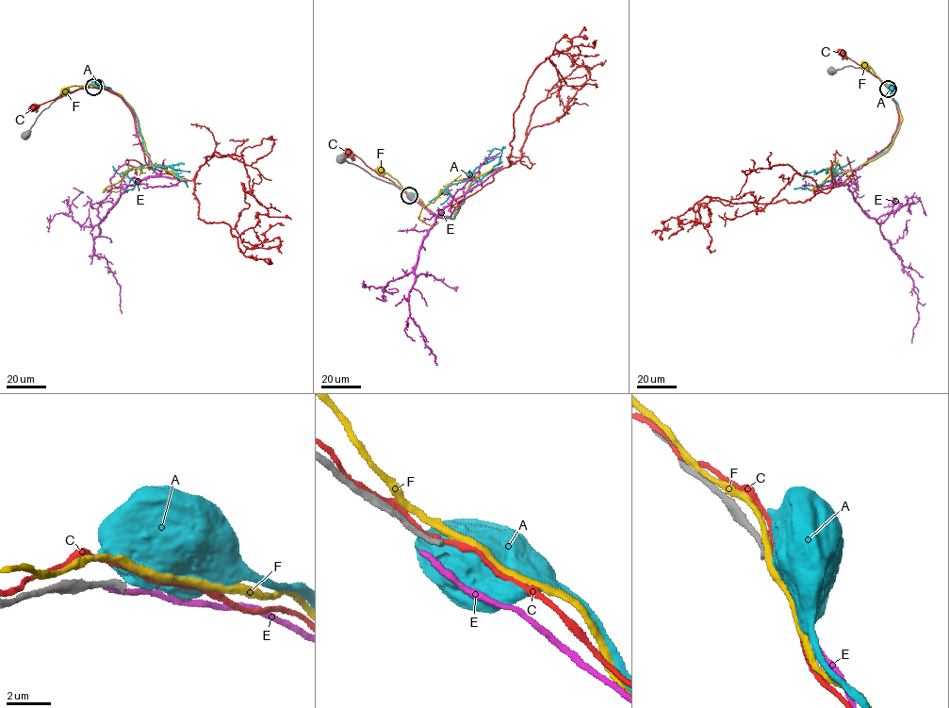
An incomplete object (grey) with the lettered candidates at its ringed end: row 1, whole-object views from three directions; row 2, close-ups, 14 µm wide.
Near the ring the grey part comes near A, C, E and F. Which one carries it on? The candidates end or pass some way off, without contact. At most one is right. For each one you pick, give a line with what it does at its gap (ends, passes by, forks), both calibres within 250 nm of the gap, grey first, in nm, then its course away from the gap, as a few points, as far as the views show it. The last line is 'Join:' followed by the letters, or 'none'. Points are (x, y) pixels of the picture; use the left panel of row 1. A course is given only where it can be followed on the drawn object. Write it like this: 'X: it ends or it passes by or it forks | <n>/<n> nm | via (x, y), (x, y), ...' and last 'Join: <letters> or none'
Join: none

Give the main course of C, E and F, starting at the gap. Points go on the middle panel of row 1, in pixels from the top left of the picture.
C: (410, 194), (354, 155), (348, 154)
E: (408, 196), (449, 218), (475, 187), (436, 217), (414, 271), (410, 316), (437, 365)
F: (410, 194), (382, 168), (380, 170)

